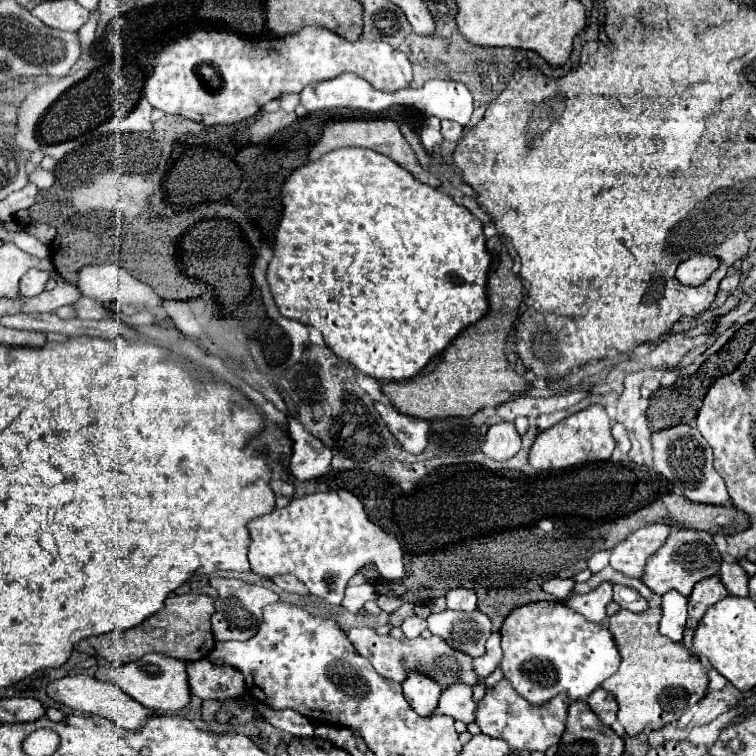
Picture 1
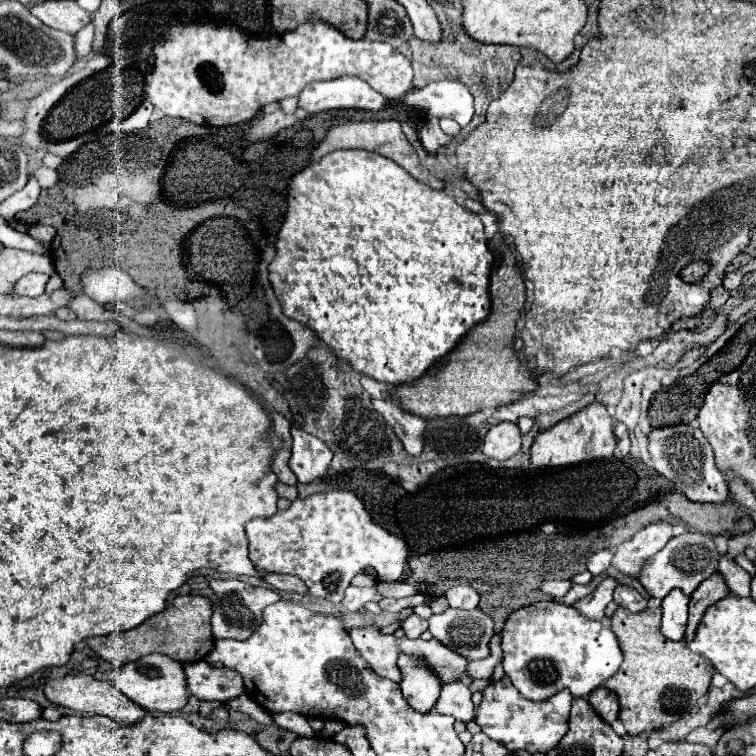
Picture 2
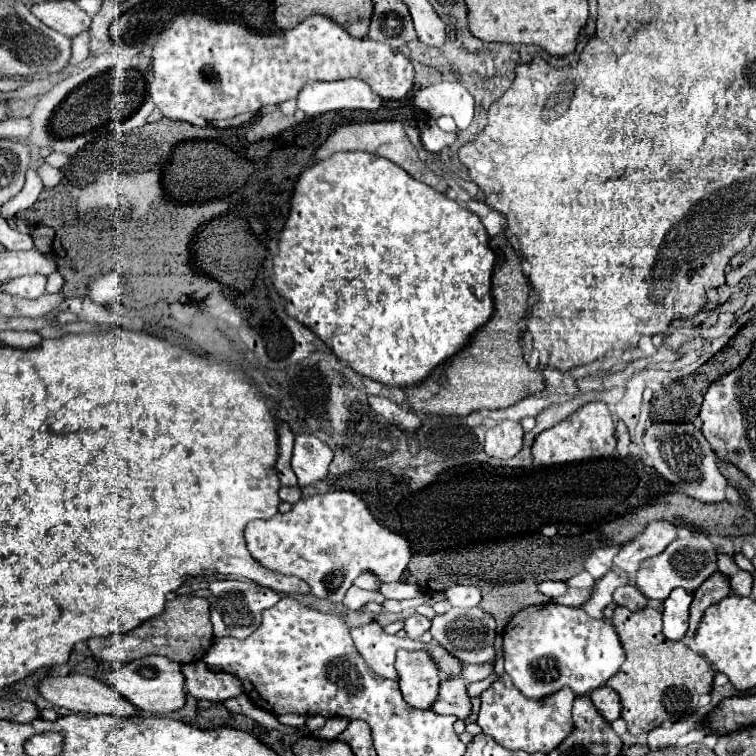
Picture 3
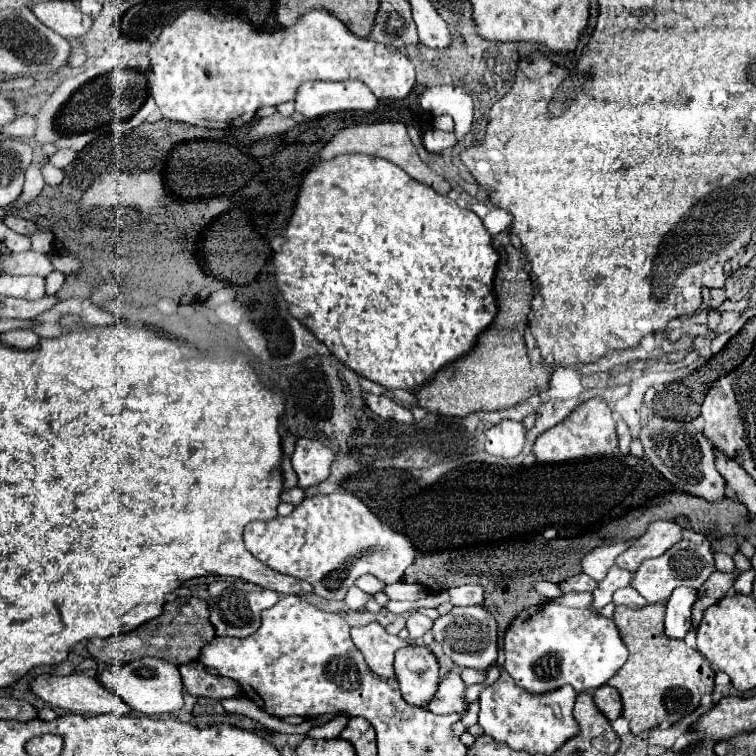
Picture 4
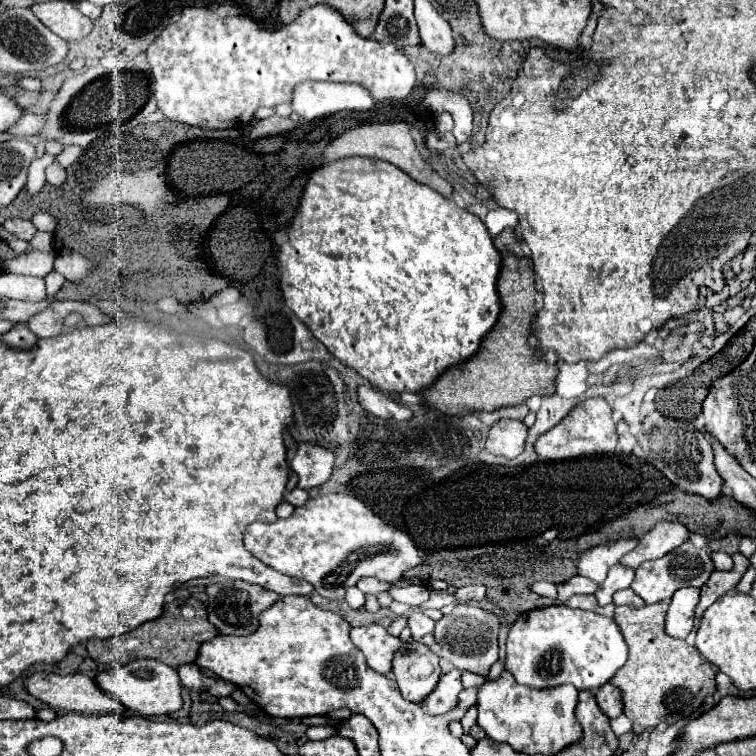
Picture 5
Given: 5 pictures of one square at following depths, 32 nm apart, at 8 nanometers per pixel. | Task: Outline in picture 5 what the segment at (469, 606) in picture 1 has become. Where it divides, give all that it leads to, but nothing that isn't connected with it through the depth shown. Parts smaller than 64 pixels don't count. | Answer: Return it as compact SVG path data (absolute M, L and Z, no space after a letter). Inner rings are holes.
M462 586L454 590L456 604L468 604L468 602L480 602L484 600L484 588L482 586Z

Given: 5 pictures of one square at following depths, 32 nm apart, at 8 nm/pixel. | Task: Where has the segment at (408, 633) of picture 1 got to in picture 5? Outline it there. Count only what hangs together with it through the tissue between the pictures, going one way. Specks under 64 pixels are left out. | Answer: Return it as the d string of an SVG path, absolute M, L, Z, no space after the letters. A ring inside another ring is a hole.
M414 610L408 616L408 628L412 632L412 640L420 640L424 634L434 630L434 620L430 620L428 616L424 616L420 610Z

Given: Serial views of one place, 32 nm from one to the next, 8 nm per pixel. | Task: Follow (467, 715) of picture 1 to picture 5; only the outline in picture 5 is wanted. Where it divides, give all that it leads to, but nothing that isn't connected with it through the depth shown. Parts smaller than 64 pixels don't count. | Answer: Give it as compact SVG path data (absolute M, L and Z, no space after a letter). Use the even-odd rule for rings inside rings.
M450 670L448 674L440 676L440 682L432 696L422 702L430 710L430 714L446 714L458 704L458 694L462 692L460 670Z

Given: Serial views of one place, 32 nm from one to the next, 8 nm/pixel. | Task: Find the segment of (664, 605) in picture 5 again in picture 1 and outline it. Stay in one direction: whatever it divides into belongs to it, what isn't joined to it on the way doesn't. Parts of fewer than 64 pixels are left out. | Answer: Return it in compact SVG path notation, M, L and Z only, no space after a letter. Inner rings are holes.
M648 608L646 612L634 614L630 610L620 610L614 616L608 618L608 630L612 632L612 638L618 644L620 652L620 668L616 670L614 676L610 676L602 688L610 692L616 702L618 702L618 722L624 726L628 736L636 736L640 732L650 732L650 730L660 730L662 726L678 720L690 706L694 706L698 700L702 700L706 686L708 686L708 676L706 668L700 662L700 658L692 656L682 642L672 642L664 638L658 632L658 622L660 622L660 608Z

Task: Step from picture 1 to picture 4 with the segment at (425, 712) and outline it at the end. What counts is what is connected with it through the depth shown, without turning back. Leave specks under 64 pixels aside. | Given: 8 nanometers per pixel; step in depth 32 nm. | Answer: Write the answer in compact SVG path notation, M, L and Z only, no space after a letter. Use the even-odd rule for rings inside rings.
M402 648L396 652L396 680L404 700L412 706L428 706L440 682L440 666L428 648Z

